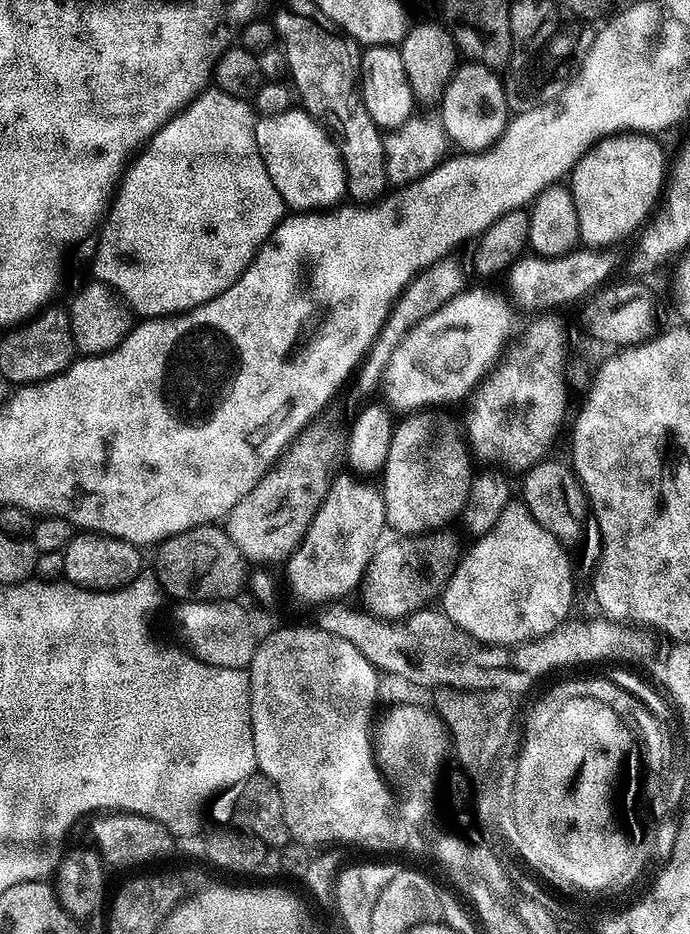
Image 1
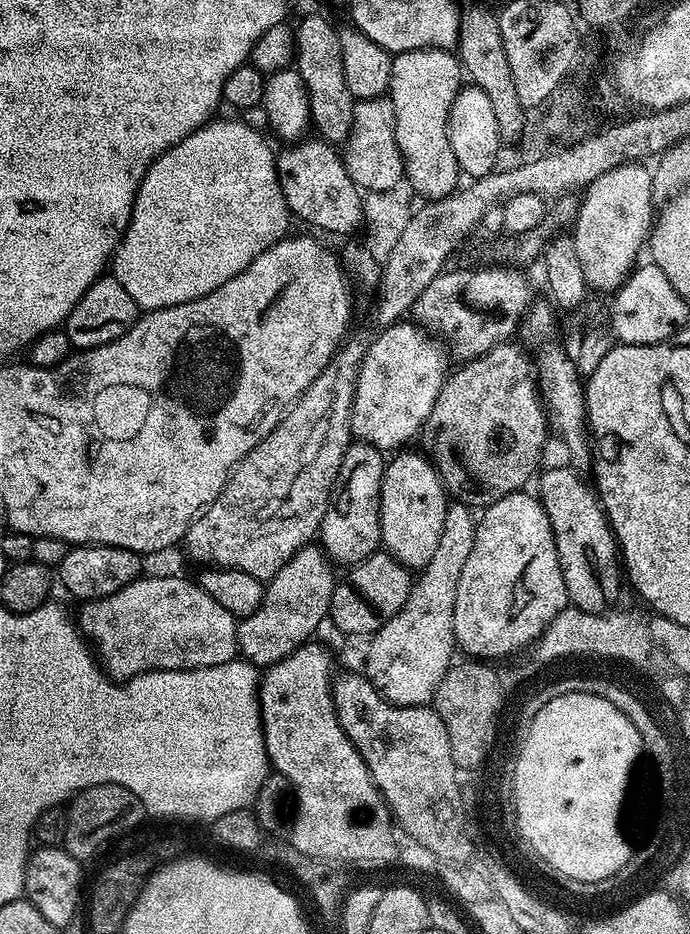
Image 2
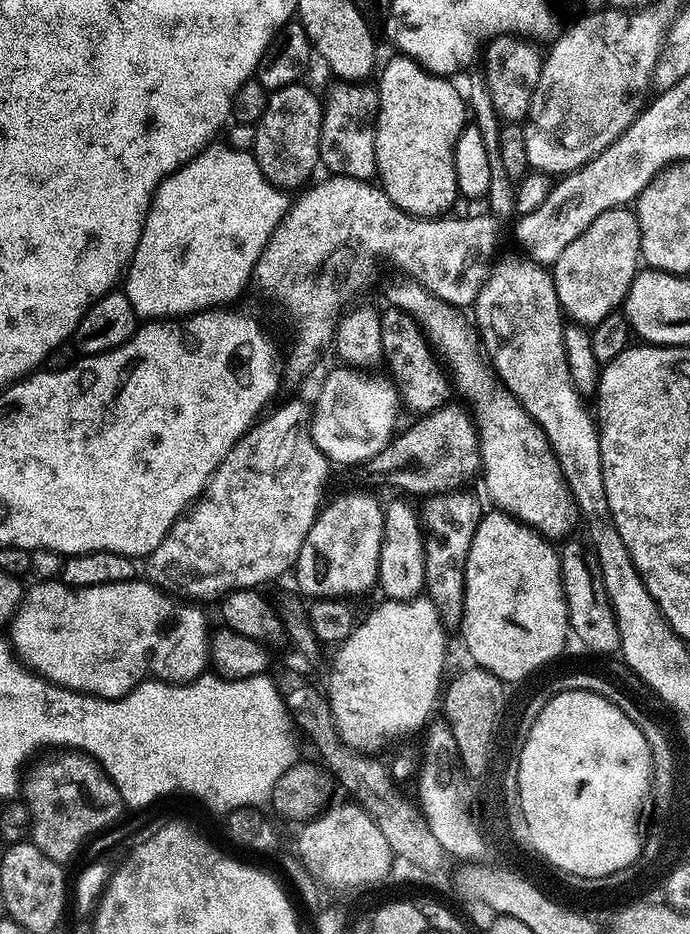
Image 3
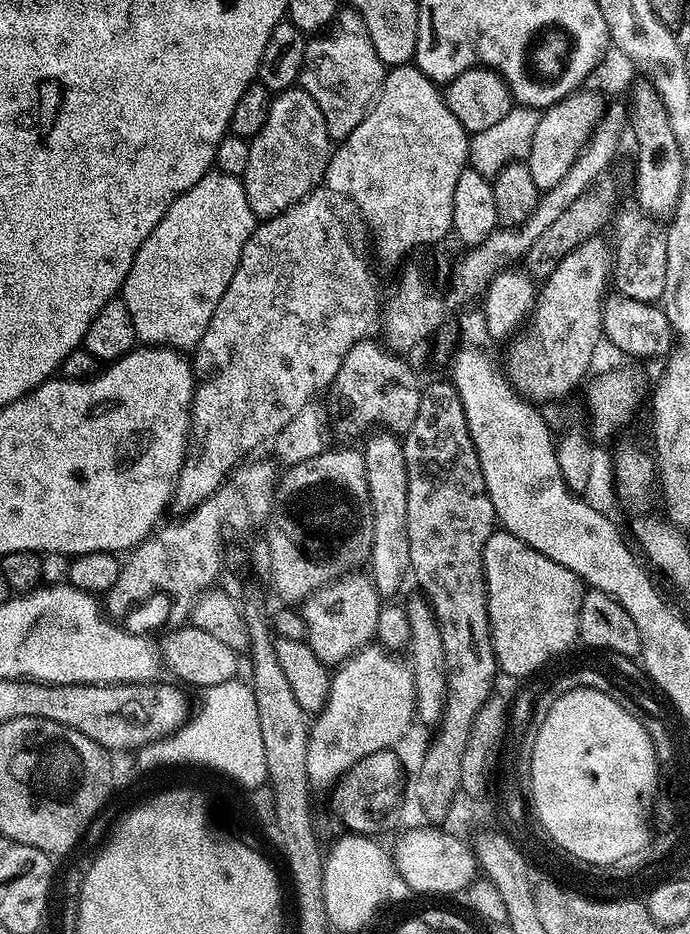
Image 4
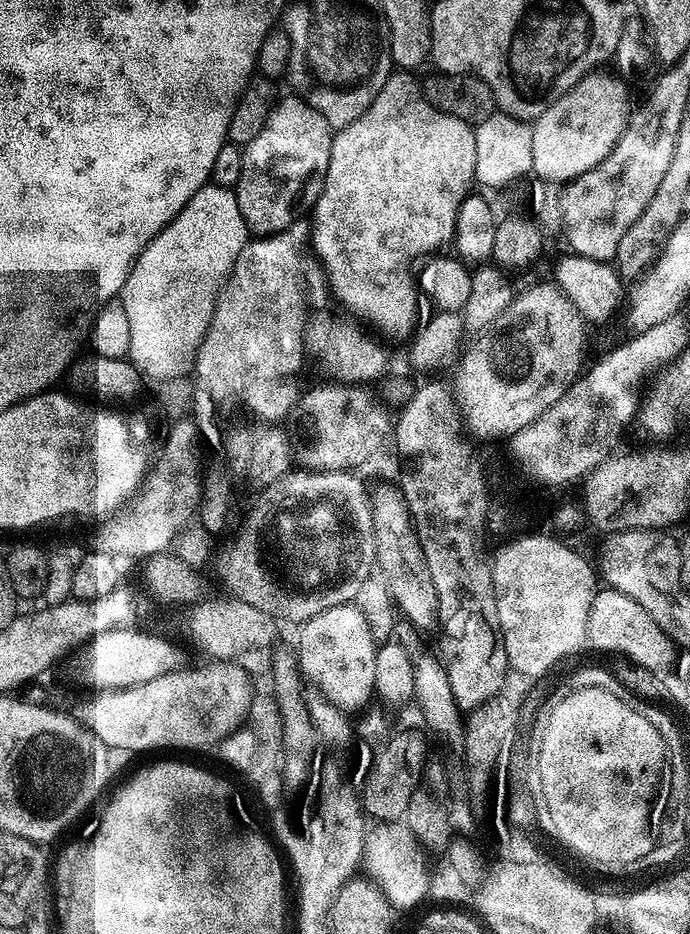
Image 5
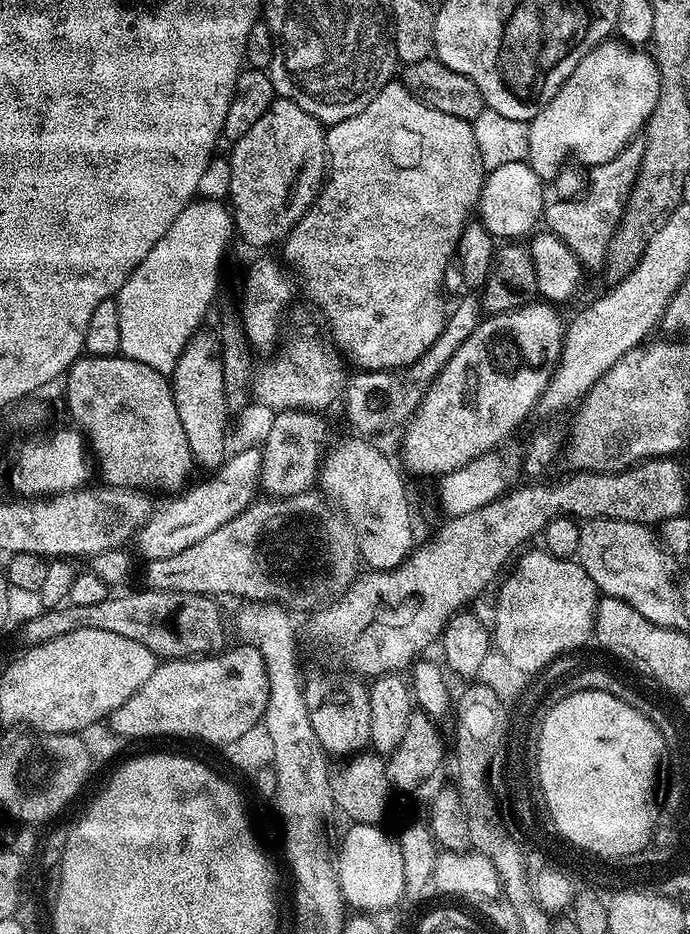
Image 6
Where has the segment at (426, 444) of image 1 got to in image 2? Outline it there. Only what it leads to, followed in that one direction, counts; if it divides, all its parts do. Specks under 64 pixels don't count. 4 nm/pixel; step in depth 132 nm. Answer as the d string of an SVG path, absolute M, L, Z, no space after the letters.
M408 450L397 451L384 465L380 491L380 543L384 552L407 569L422 570L430 558L434 558L434 550L438 550L438 538L442 538L442 526L448 513L450 497L444 490L440 475L427 459L419 451L404 451Z

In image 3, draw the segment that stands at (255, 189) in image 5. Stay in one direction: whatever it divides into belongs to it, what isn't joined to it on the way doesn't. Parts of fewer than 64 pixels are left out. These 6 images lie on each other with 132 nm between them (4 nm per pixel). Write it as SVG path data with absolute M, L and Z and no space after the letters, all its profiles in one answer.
M297 82L275 89L268 97L266 114L262 114L256 125L256 161L264 177L281 190L303 189L313 179L312 171L320 164L320 131L324 109L321 97L316 97L306 85Z

